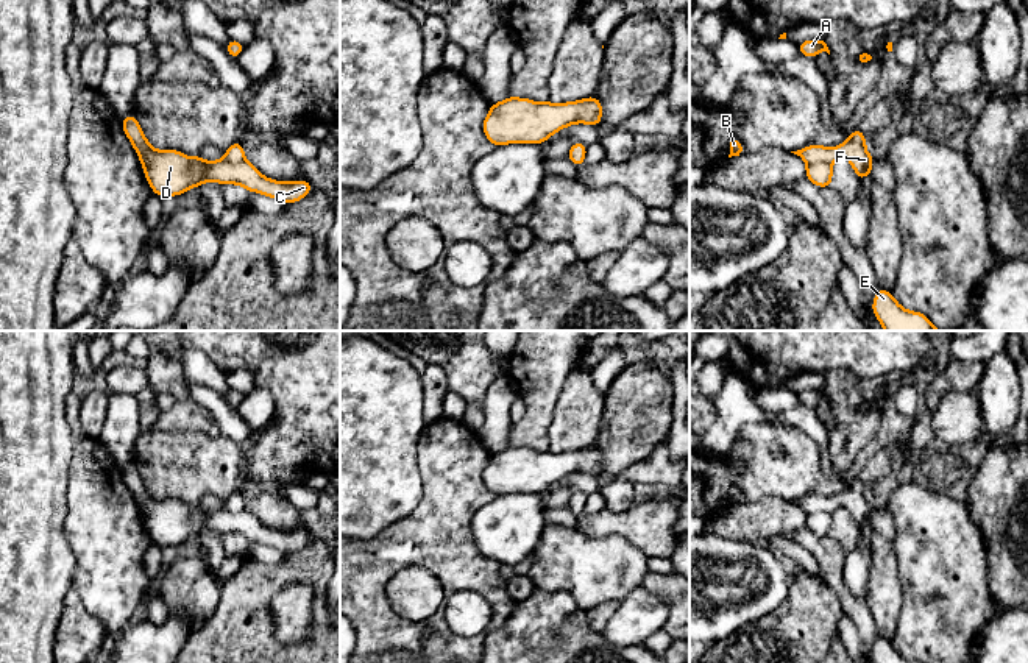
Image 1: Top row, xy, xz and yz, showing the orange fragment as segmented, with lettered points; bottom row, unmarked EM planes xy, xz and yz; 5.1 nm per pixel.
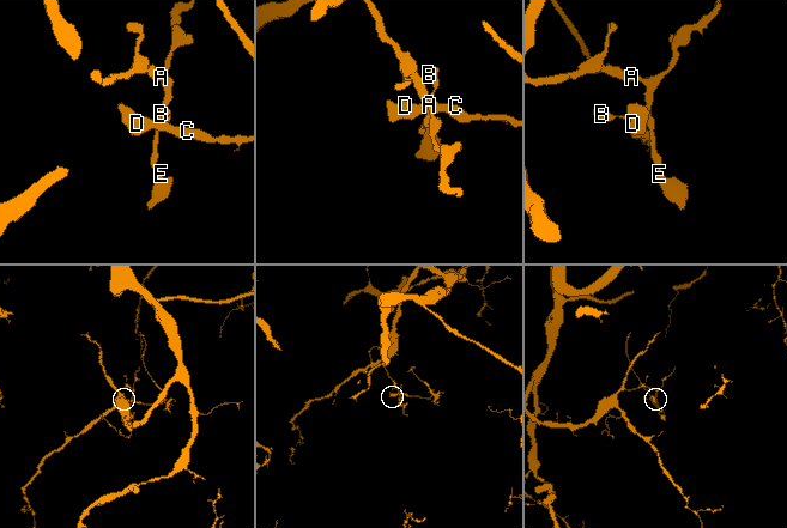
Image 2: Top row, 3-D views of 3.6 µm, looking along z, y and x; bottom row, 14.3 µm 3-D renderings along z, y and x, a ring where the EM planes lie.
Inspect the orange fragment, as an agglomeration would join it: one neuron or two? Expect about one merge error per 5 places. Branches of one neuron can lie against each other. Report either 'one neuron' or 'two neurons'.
two neurons

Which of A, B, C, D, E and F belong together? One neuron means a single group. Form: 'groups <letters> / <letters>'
groups A B E F / C D

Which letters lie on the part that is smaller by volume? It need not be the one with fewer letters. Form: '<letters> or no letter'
C, D

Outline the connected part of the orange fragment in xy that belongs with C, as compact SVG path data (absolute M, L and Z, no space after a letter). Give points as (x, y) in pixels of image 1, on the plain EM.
M133 463L122 468L122 476L142 512L151 540L161 548L183 544L190 537L209 530L239 534L251 543L276 548L282 554L300 551L314 538L306 529L289 532L268 529L246 509L237 513L226 509L206 512L200 504L189 507L176 499L154 499Z

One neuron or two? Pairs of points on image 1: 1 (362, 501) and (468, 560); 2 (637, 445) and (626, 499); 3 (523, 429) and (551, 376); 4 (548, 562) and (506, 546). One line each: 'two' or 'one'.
1: two
2: two
3: one
4: two

